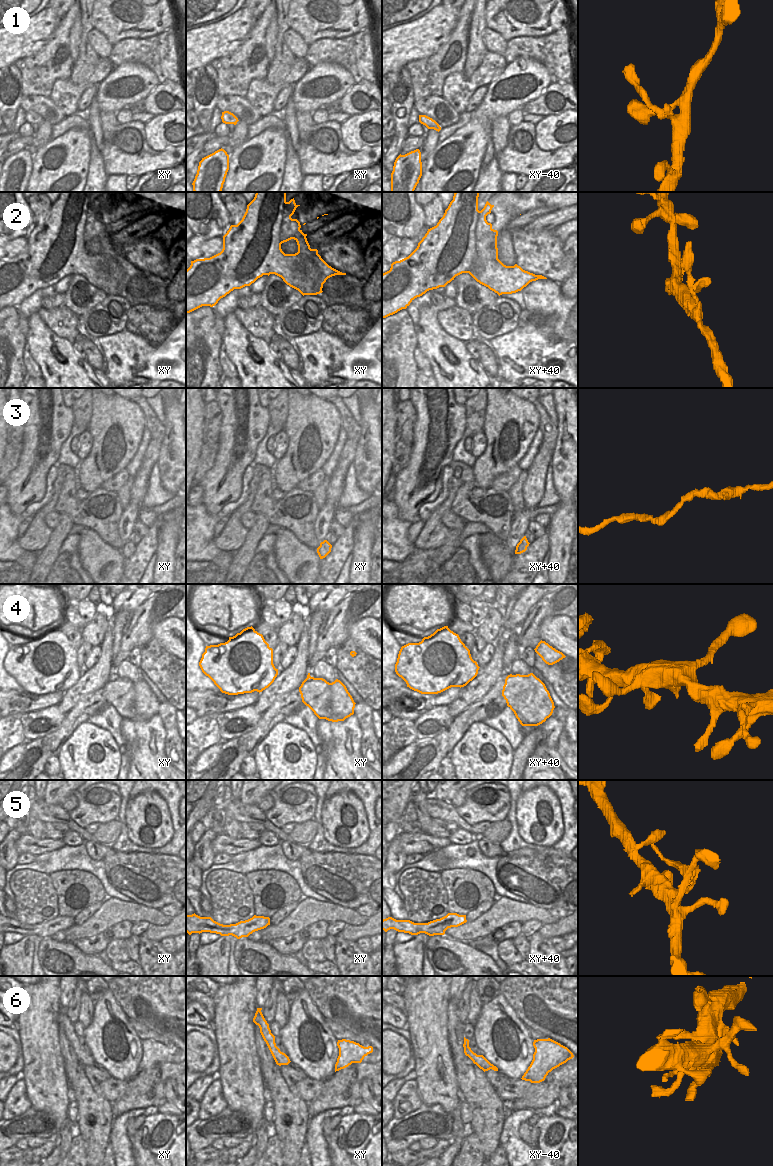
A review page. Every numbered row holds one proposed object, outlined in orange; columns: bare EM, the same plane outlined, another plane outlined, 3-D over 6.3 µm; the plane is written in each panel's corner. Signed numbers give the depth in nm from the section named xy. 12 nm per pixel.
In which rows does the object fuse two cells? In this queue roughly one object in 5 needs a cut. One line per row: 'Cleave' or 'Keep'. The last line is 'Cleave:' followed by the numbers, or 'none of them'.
1: Keep
2: Keep
3: Keep
4: Keep
5: Cleave
6: Keep
Cleave: 5

